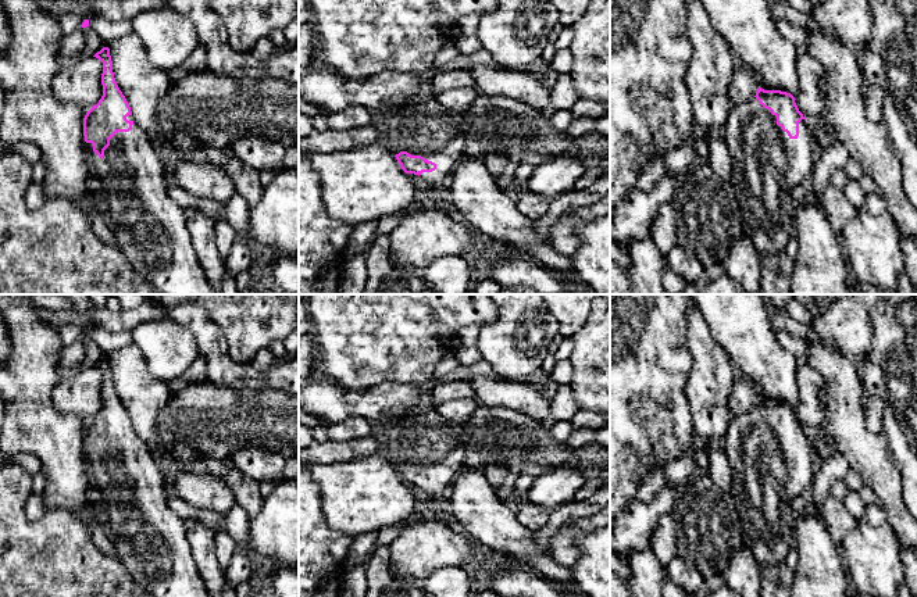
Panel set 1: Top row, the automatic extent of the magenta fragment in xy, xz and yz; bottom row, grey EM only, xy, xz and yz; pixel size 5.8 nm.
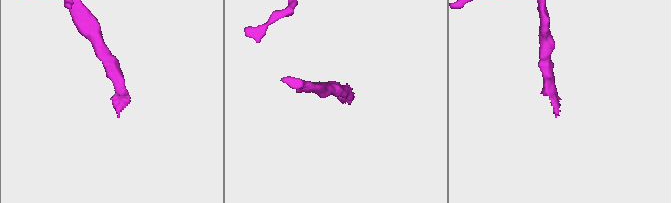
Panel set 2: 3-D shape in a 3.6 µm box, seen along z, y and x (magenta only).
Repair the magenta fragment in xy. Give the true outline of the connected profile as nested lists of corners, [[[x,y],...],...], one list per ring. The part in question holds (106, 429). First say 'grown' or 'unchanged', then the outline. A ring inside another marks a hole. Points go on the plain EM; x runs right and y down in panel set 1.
grown | [[[110,360],[93,368],[103,373],[103,407],[83,429],[85,465],[93,487],[104,496],[101,521],[118,560],[151,597],[211,597],[192,557],[183,519],[167,505],[170,468],[135,433],[115,393]]]

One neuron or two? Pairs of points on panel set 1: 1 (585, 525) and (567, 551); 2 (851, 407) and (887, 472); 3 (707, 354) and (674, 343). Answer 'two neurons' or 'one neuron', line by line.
1: one neuron
2: one neuron
3: two neurons

